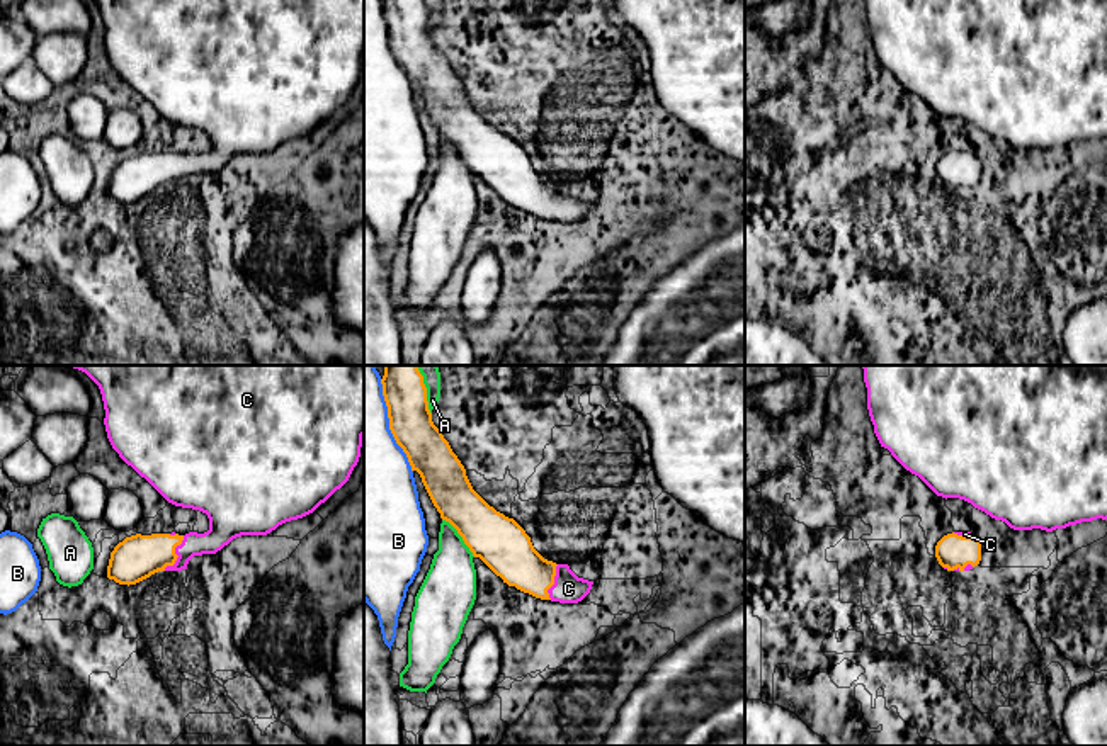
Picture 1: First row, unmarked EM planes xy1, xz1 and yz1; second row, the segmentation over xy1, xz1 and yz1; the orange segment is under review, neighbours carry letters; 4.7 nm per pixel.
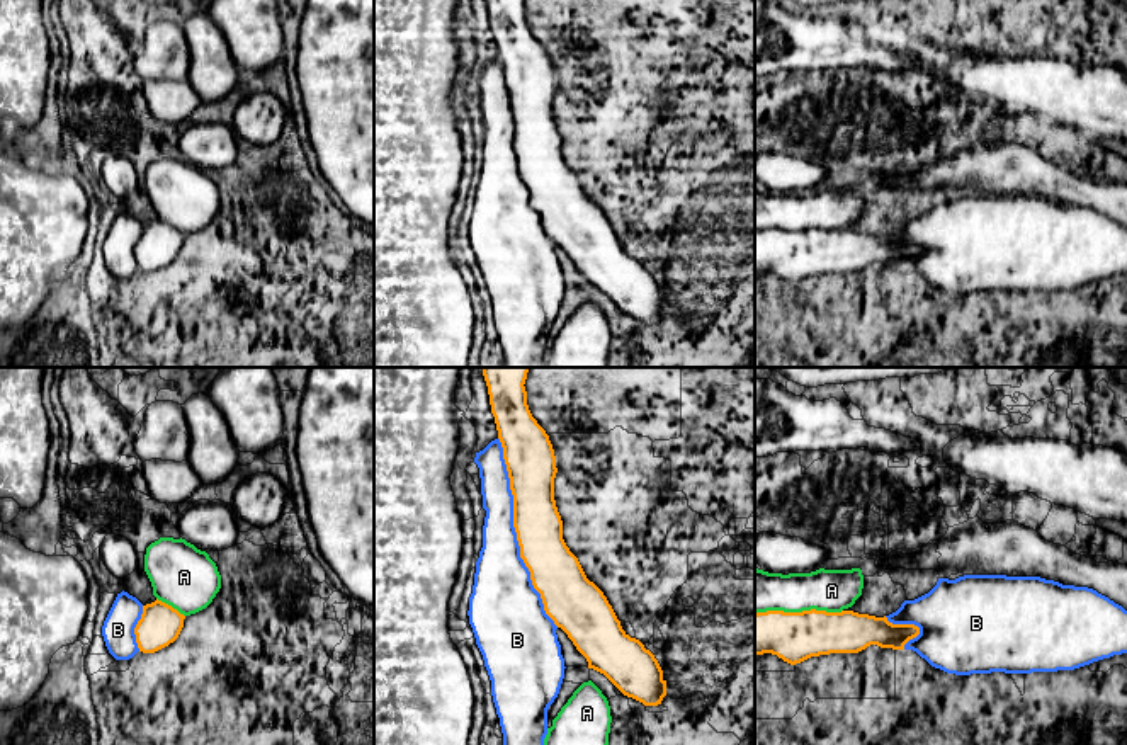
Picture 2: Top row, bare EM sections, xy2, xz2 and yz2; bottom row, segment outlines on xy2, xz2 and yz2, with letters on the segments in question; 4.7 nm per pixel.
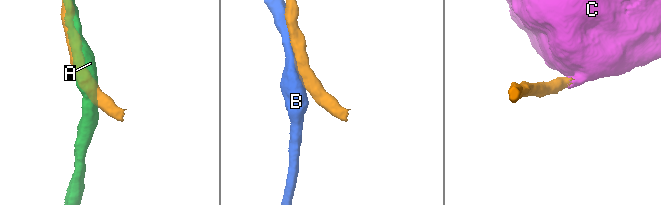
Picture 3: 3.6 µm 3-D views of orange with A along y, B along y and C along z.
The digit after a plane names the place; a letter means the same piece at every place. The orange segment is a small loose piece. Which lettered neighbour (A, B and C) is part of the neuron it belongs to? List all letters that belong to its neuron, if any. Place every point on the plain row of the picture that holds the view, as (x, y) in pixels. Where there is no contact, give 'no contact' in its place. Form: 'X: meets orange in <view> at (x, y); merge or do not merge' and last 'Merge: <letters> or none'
A: meets orange in yz2 at (798, 232); do not merge
B: meets orange in xz2 at (515, 150); do not merge
C: meets orange in xy1 at (175, 174); merge
Merge: C

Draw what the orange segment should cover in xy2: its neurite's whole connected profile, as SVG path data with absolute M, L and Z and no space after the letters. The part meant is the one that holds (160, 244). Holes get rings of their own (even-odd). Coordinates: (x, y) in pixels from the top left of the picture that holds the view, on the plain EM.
M158 218L143 225L141 238L134 247L139 270L155 272L173 262L184 247L184 238L184 233Z

